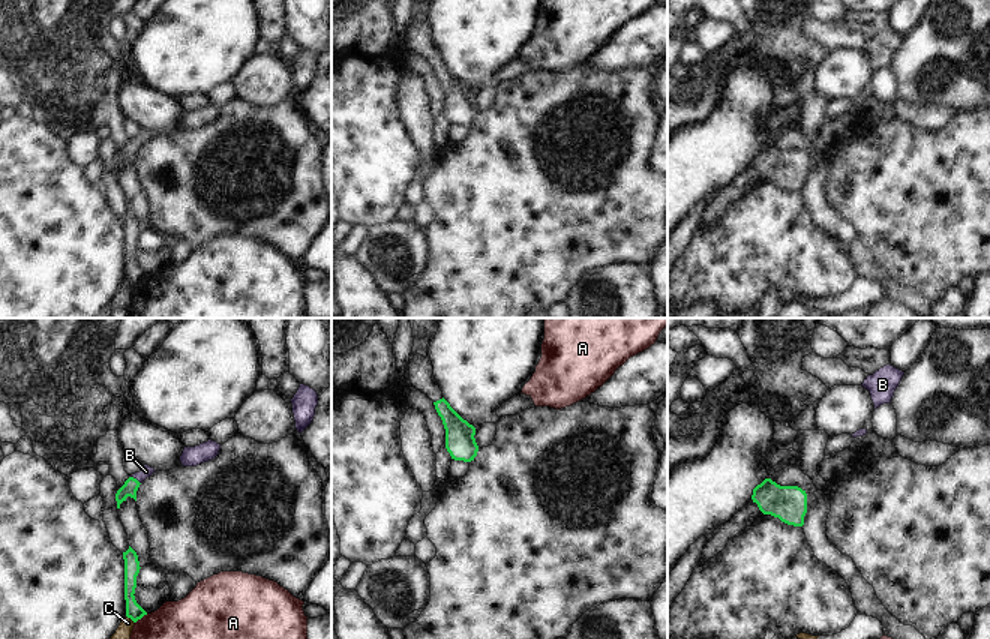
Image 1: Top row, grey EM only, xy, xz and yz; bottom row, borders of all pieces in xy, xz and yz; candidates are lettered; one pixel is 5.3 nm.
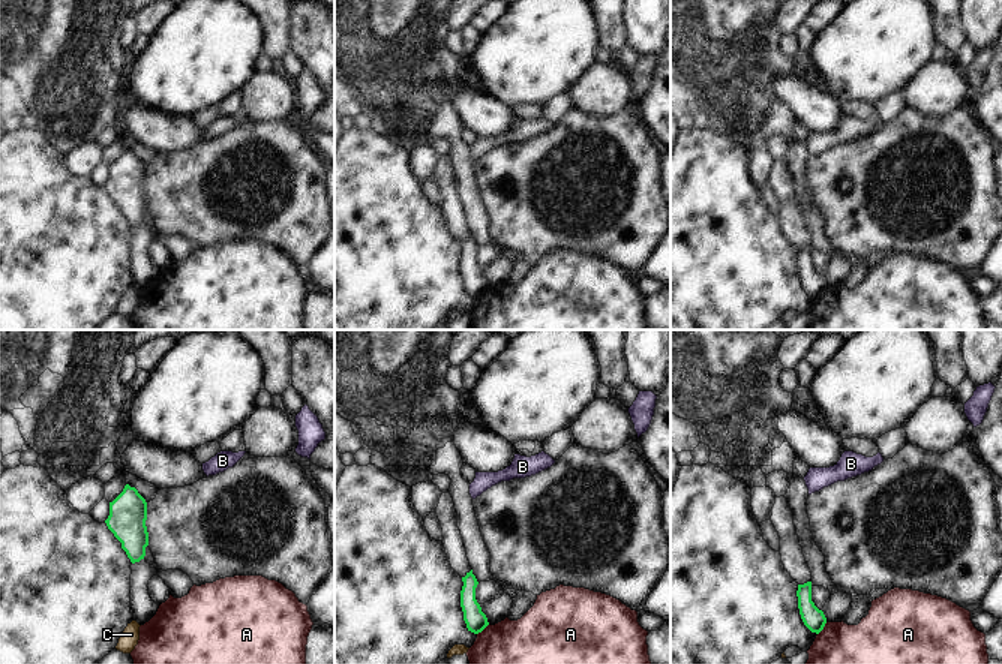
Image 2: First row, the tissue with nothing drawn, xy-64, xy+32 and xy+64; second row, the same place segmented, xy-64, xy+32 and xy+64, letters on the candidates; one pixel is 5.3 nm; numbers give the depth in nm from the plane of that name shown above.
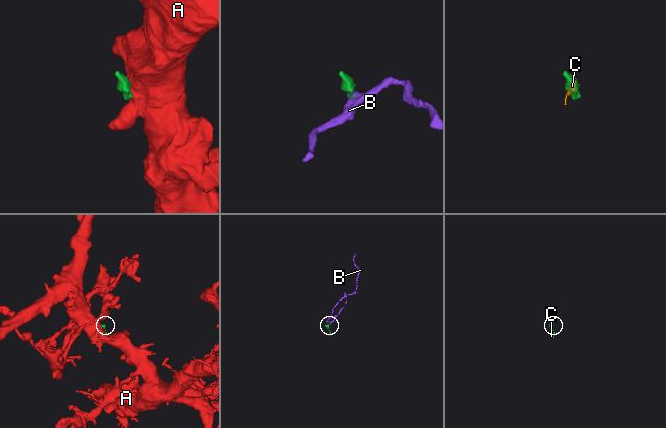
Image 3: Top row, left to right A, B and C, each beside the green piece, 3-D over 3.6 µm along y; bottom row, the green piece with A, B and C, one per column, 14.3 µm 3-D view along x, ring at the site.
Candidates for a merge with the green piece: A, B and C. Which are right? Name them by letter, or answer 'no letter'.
B.

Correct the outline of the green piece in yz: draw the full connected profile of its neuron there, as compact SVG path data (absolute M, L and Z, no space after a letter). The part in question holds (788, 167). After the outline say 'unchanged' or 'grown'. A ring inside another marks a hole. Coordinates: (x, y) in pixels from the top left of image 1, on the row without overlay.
M765 142L753 153L752 164L764 178L778 182L788 189L804 189L807 158L798 150L780 150L771 142Z; unchanged

